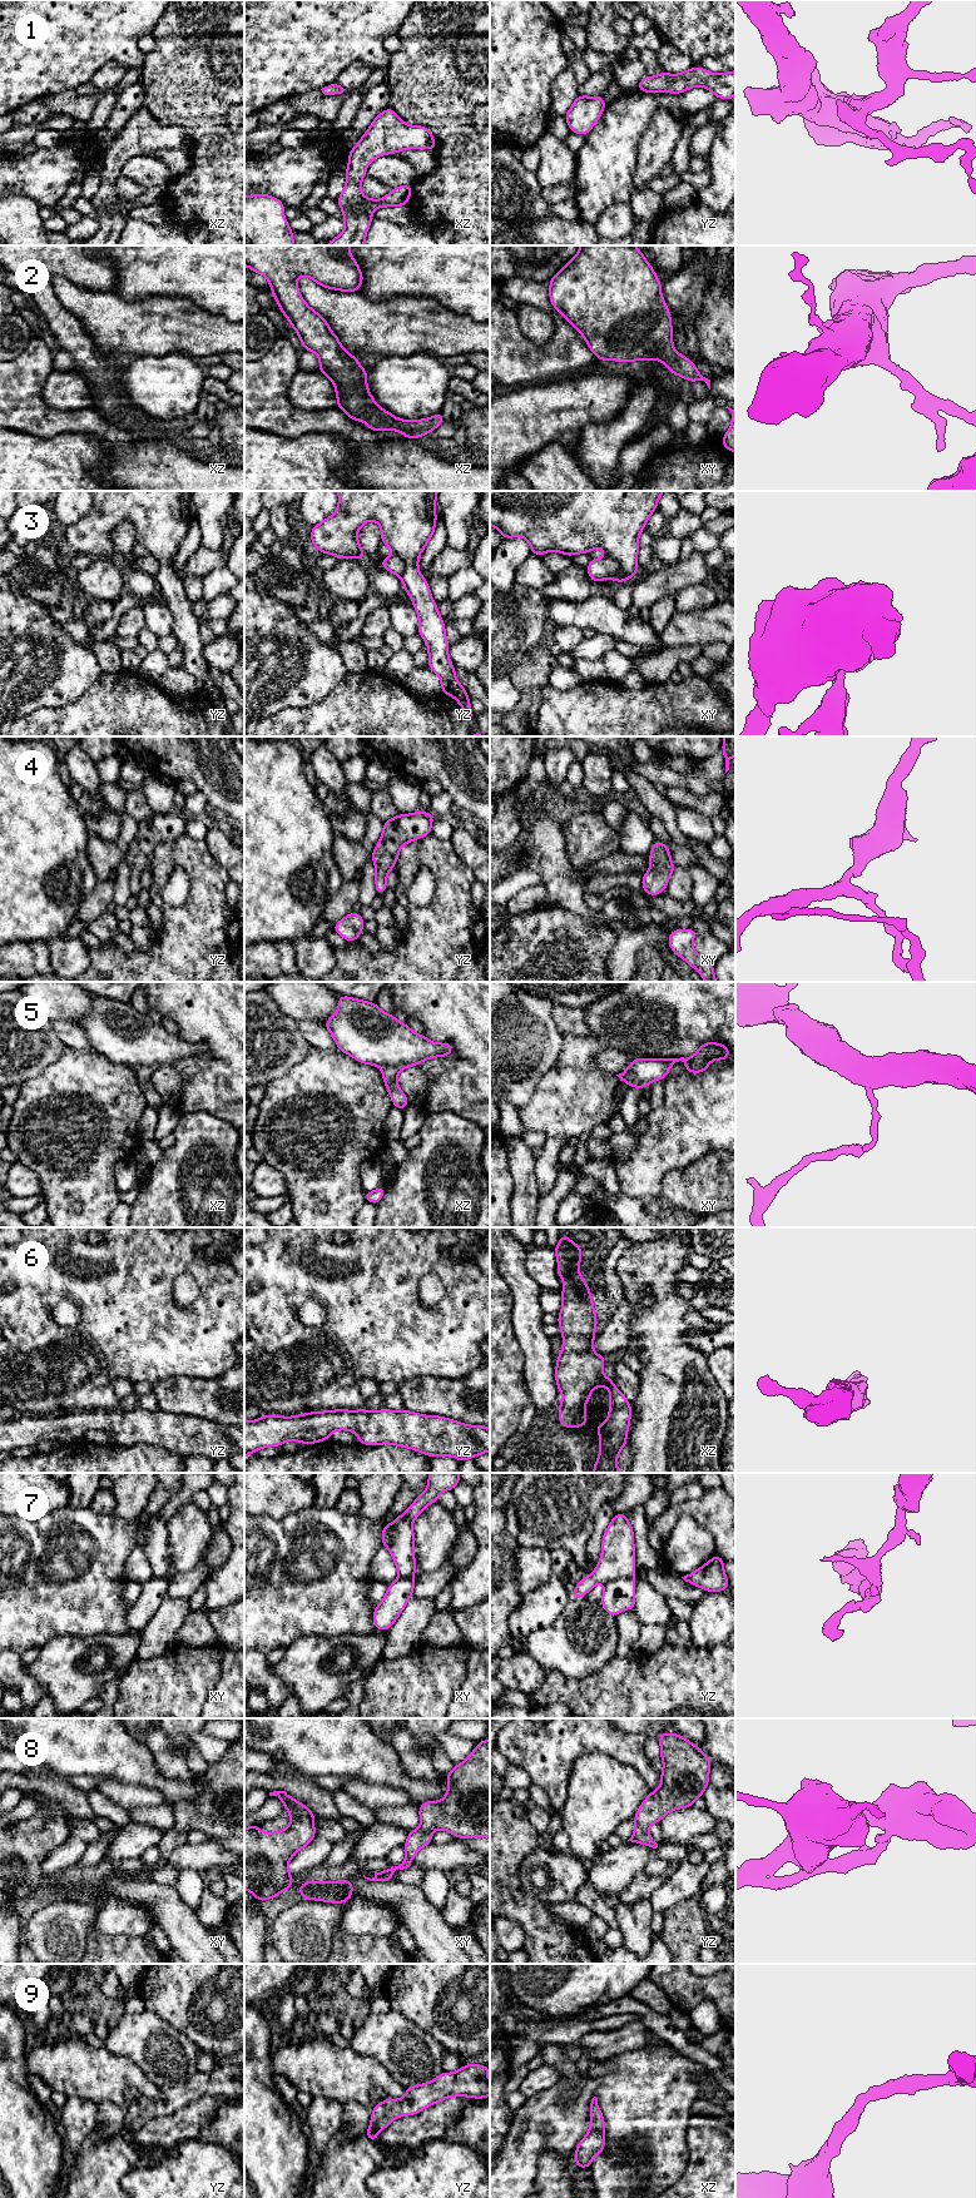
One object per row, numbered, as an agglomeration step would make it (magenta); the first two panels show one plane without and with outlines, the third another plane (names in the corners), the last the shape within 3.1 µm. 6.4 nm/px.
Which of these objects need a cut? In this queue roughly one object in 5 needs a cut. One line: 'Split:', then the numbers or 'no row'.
Split: 3, 5, 7

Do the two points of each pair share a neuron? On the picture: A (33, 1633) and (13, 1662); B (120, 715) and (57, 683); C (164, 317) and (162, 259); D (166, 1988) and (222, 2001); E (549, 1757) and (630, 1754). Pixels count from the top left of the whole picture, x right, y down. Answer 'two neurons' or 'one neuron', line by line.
A: two neurons
B: two neurons
C: two neurons
D: one neuron
E: one neuron

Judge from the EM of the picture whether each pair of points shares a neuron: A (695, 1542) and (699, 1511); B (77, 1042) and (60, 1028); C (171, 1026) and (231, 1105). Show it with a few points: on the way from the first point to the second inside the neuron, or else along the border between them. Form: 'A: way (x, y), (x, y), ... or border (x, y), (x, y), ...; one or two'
A: border (674, 1522), (689, 1514), (712, 1534), (714, 1549); two
B: way (73, 1038), (64, 1030); one
C: border (162, 1016), (168, 1016), (176, 1023), (178, 1032); two

